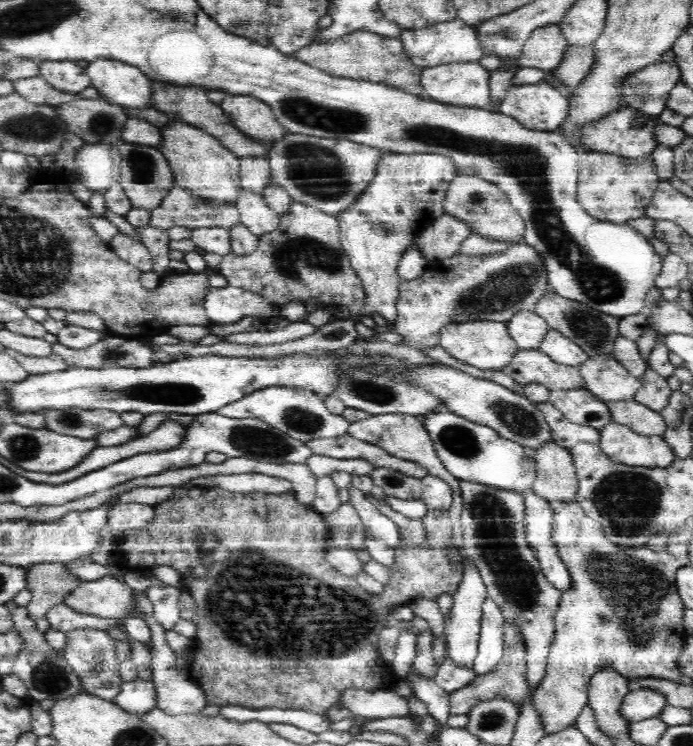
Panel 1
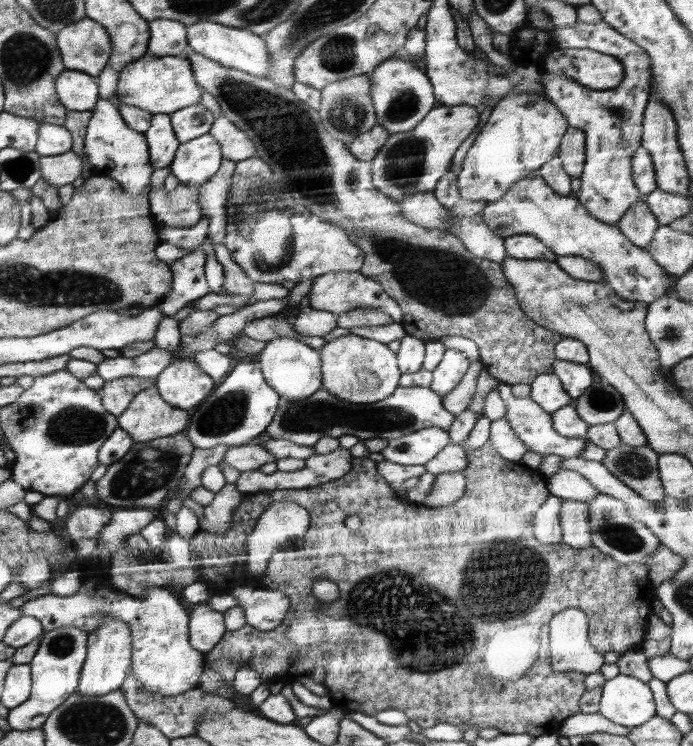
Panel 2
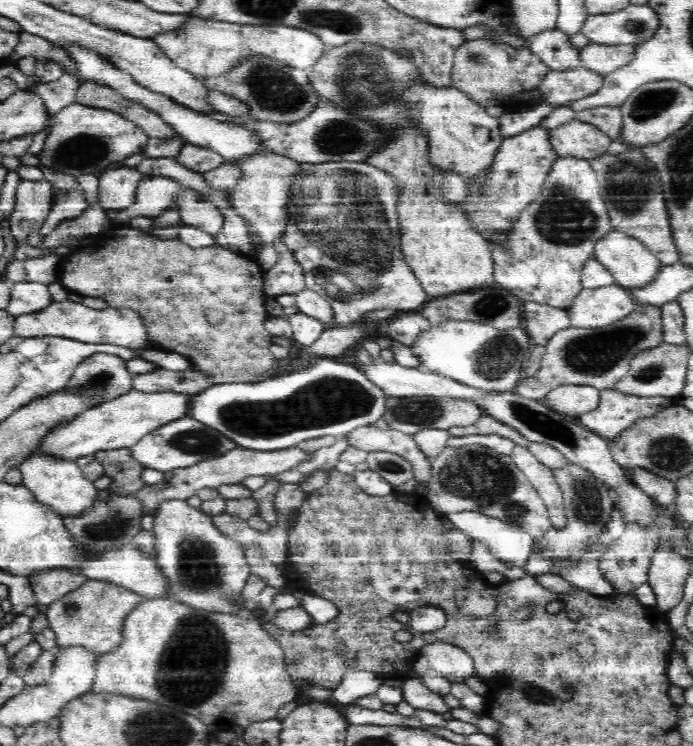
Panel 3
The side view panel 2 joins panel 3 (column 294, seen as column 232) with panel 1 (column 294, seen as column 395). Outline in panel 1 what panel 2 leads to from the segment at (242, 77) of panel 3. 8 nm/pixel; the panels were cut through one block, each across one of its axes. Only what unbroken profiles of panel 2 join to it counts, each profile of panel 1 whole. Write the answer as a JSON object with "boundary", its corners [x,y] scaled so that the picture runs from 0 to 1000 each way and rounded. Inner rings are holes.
{"boundary":[[[421,269],[413,286],[404,287],[403,304],[374,318],[372,332],[365,340],[342,343],[336,339],[320,346],[315,363],[326,371],[329,382],[375,394],[401,413],[423,402],[440,408],[444,401],[459,401],[465,413],[472,416],[499,410],[505,414],[505,426],[522,437],[521,416],[525,413],[528,395],[518,370],[508,361],[505,349],[492,328],[492,311],[486,288],[476,288],[462,280],[447,277],[434,269]]]}

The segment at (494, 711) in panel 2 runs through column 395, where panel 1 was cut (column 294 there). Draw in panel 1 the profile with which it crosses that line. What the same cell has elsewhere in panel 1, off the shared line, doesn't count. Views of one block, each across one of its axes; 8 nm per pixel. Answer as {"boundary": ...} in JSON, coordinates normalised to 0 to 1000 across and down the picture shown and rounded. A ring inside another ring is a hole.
{"boundary":[[[260,651],[242,670],[221,680],[222,694],[209,706],[193,708],[176,721],[165,720],[162,753],[172,761],[203,764],[205,759],[237,756],[260,767],[261,788],[283,806],[280,835],[284,850],[278,854],[281,866],[276,873],[281,882],[270,898],[297,929],[300,945],[346,945],[371,950],[404,946],[470,957],[478,946],[489,944],[494,926],[501,922],[570,928],[573,906],[545,874],[547,851],[560,839],[557,830],[563,814],[592,812],[592,807],[603,802],[629,807],[633,798],[655,798],[671,772],[667,760],[654,753],[644,737],[652,718],[645,684],[616,685],[609,696],[616,714],[613,727],[597,732],[583,725],[569,733],[570,749],[561,761],[566,772],[560,783],[554,783],[554,792],[540,796],[525,791],[511,772],[496,772],[473,759],[468,745],[478,732],[475,706],[463,688],[429,669],[424,657],[397,664],[369,658],[333,661],[315,651]],[[300,714],[315,718],[315,729],[329,732],[332,745],[323,753],[307,753],[297,760],[297,772],[283,775],[276,771],[277,761],[287,757],[284,744]]]}

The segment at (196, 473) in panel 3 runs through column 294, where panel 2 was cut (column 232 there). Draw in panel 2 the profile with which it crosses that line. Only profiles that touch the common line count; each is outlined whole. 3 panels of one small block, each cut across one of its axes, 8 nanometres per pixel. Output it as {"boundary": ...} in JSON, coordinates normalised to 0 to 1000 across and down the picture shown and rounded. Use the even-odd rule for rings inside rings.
{"boundary":[[[361,592],[346,598],[330,599],[322,618],[346,633],[375,627],[385,619],[397,619],[397,609],[387,606],[378,597]]]}

